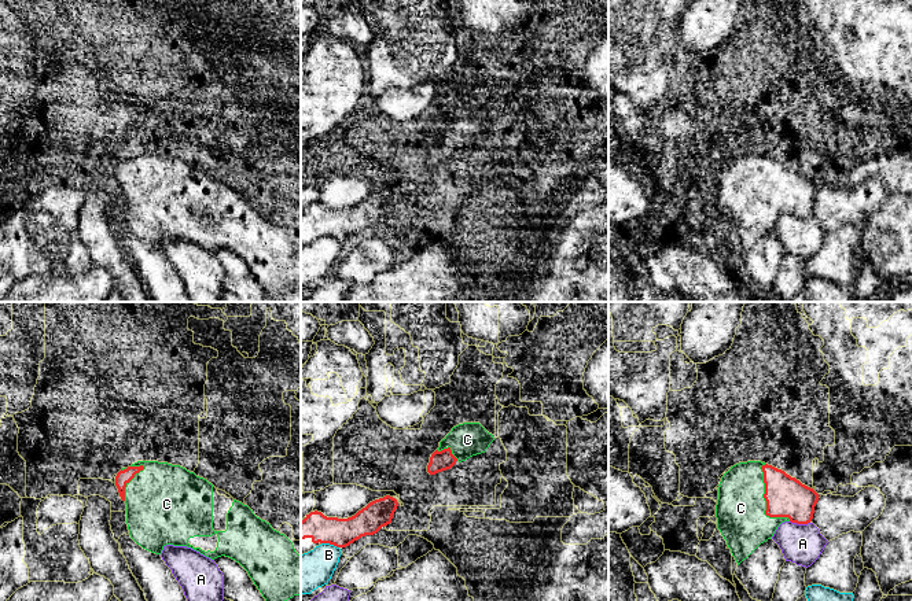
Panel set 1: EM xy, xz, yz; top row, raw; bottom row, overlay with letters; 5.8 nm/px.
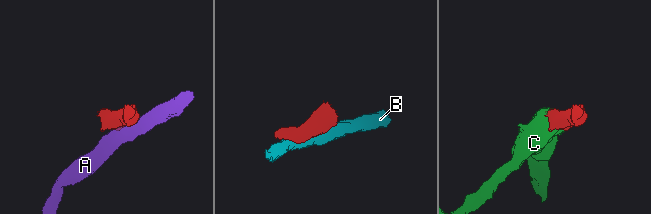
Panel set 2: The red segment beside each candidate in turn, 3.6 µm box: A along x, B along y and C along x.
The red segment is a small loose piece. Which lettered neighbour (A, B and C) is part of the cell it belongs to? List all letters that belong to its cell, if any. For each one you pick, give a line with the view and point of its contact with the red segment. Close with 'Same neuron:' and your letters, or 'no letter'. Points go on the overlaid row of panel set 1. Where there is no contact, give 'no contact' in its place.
C: meets red in yz at (765, 500)
Same neuron: C

